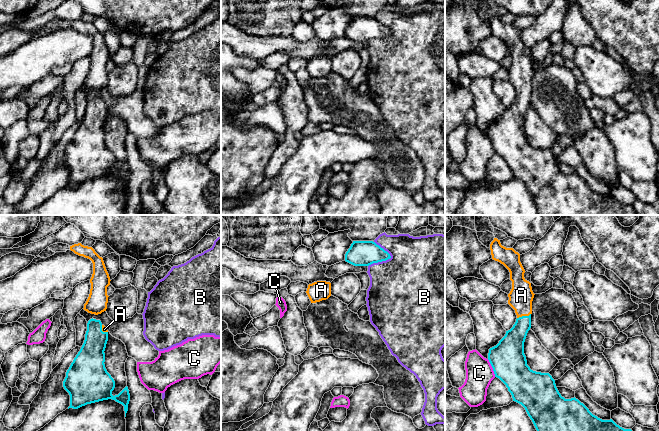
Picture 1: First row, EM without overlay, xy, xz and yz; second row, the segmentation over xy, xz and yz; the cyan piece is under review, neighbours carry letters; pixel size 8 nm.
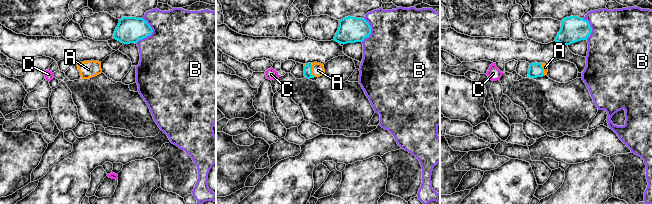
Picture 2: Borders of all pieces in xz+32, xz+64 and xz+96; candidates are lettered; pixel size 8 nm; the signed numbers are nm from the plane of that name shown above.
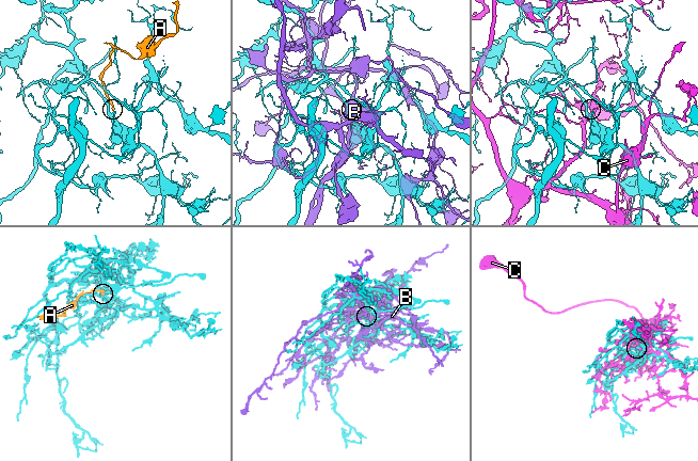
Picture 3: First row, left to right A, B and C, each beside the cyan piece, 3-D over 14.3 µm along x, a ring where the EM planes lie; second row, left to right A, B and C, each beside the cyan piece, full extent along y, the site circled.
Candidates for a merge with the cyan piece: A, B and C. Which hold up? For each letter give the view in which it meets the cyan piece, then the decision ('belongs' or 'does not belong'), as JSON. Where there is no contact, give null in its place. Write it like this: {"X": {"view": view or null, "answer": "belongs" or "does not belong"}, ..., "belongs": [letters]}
{"A": {"view": "yz", "answer": "belongs"}, "B": {"view": "xz", "answer": "does not belong"}, "C": {"view": "yz", "answer": "does not belong"}, "belongs": ["A"]}

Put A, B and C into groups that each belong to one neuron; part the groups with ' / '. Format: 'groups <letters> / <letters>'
groups A / B / C

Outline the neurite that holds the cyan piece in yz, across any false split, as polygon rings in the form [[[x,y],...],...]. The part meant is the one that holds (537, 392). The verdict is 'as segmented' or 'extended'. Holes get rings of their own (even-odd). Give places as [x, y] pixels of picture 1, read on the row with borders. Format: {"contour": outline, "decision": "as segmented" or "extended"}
{"contour": [[[497,238],[491,242],[490,250],[492,259],[503,264],[510,272],[512,289],[508,294],[508,304],[515,310],[517,319],[499,343],[489,349],[488,360],[495,377],[506,385],[513,401],[525,408],[537,431],[632,431],[620,427],[612,419],[598,418],[575,397],[565,399],[559,393],[555,380],[549,373],[530,369],[524,354],[524,342],[531,328],[532,301],[535,294],[532,291],[531,283],[524,278],[525,270],[520,262],[518,252],[513,248],[502,246]]], "decision": "extended"}

